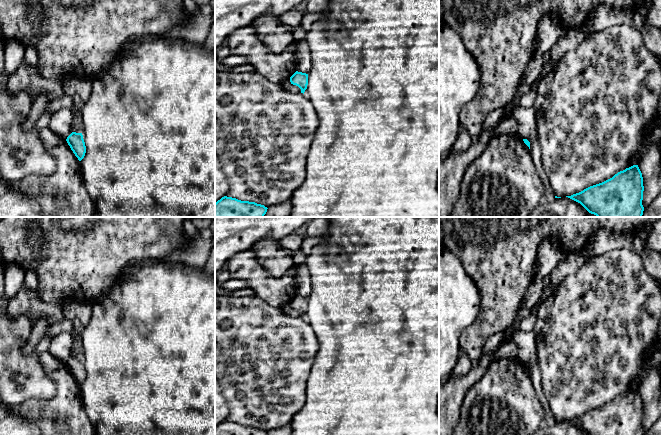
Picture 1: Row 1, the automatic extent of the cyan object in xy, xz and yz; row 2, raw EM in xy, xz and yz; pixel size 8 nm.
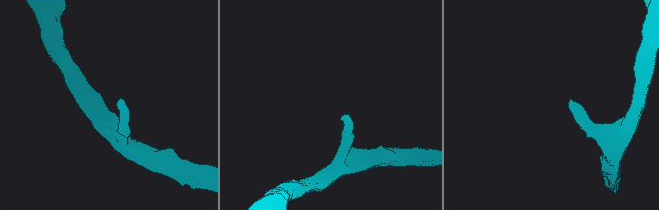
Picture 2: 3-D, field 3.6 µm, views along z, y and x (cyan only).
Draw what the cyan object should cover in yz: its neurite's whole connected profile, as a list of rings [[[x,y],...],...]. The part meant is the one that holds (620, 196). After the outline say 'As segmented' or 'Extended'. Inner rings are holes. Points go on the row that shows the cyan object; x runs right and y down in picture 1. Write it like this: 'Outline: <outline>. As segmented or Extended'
Outline: [[[638,165],[618,172],[612,178],[566,196],[597,217],[642,217],[643,177]]]. As segmented

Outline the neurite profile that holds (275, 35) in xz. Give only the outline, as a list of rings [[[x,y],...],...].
[[[262,15],[251,27],[256,30],[260,41],[273,53],[284,52],[294,42],[292,27],[281,22],[280,16]]]

